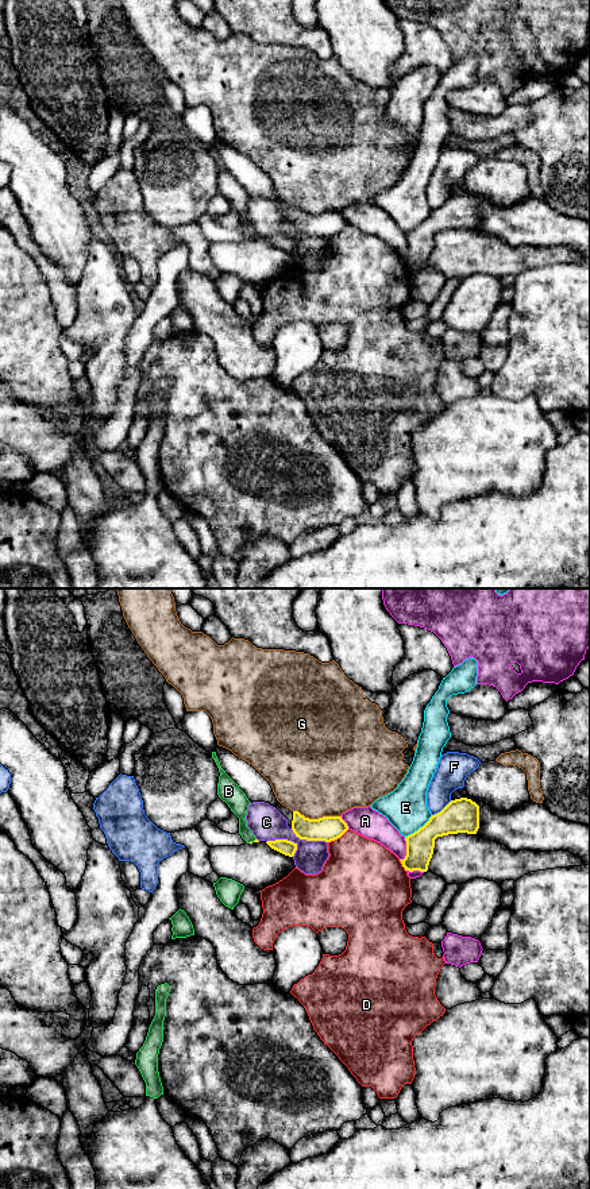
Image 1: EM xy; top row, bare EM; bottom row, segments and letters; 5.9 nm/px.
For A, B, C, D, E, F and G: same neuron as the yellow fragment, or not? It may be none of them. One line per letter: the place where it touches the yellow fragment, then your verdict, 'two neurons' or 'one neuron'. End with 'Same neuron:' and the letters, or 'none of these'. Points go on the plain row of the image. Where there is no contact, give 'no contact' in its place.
A: xy (407, 244) | two neurons
B: xy (251, 238) | two neurons
C: xy (284, 235) | two neurons
D: xy (338, 232) | two neurons
E: xy (420, 223) | two neurons
F: xy (443, 204) | two neurons
G: xy (319, 213) | two neurons
Same neuron: none of these

